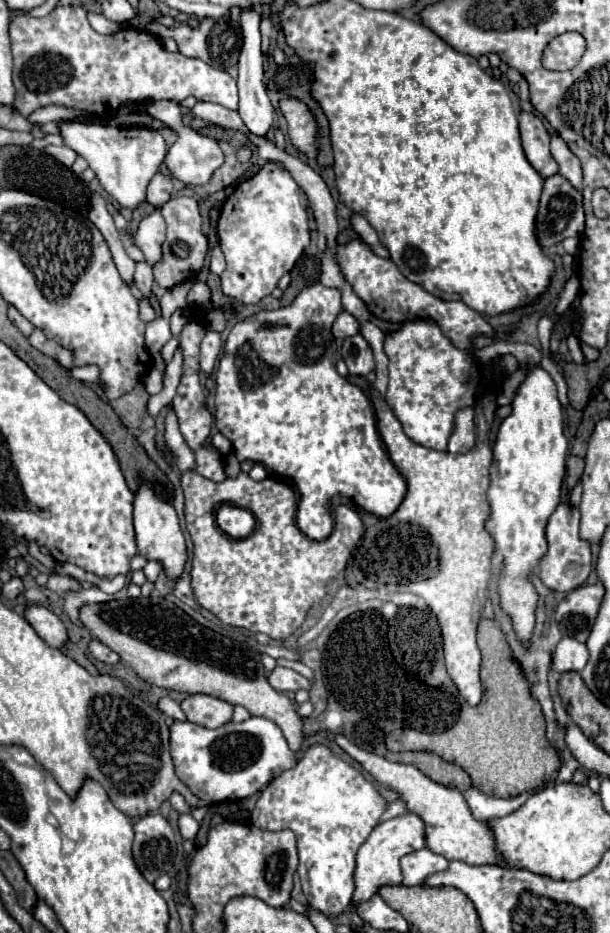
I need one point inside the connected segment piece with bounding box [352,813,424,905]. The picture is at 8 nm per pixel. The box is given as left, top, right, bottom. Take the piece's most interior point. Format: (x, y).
(378, 860)

